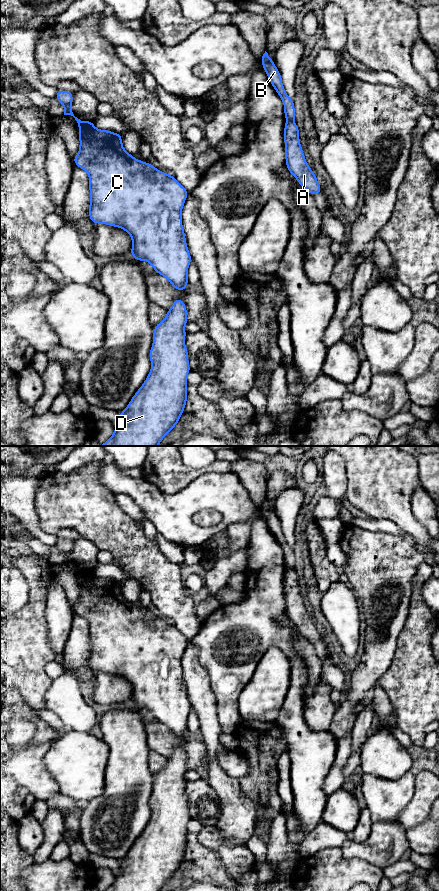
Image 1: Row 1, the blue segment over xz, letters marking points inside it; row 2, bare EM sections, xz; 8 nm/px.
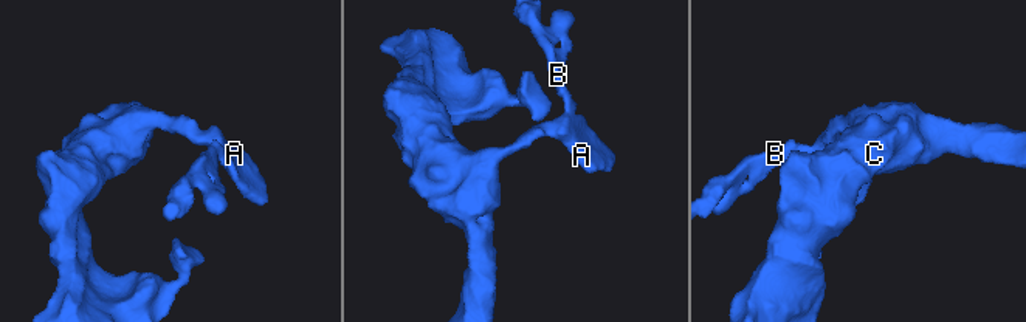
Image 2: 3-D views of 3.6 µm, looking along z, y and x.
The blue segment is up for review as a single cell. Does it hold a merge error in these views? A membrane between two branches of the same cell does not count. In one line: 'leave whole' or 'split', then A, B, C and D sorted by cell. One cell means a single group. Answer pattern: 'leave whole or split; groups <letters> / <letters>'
split; groups A C D / B

